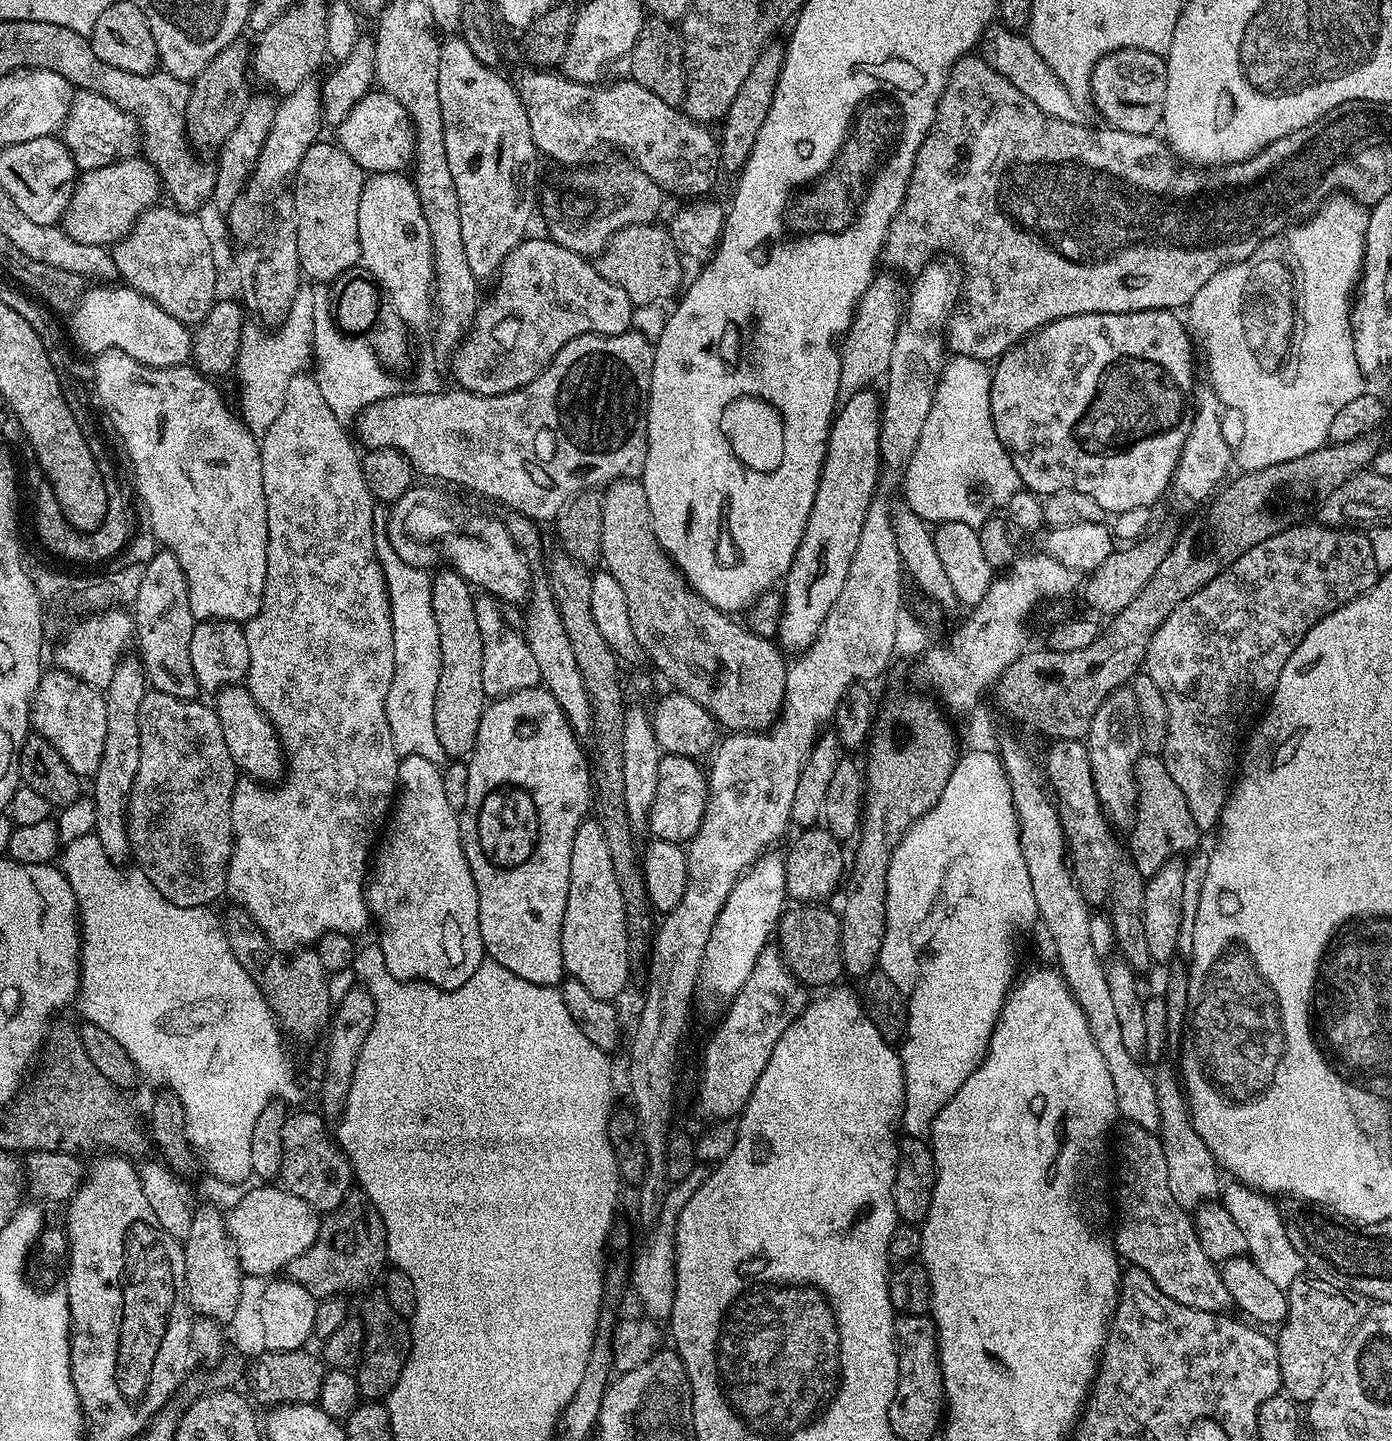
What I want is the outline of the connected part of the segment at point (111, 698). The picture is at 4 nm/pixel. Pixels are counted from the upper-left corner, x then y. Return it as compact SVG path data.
M125 659L115 668L114 676L104 689L106 702L106 741L103 746L102 762L93 779L92 797L95 802L95 830L103 852L115 864L122 864L131 857L127 825L128 795L137 776L141 757L141 727L138 712L142 698L148 691L147 677L143 665L135 659Z

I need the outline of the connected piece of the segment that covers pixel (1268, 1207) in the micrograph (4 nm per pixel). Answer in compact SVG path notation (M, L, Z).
M1237 1180L1228 1183L1223 1185L1220 1203L1237 1223L1238 1228L1242 1230L1243 1237L1246 1238L1249 1257L1262 1274L1265 1274L1270 1282L1273 1282L1274 1286L1286 1290L1294 1278L1305 1273L1306 1265L1302 1256L1291 1245L1289 1236L1285 1232L1281 1209L1276 1208L1269 1201L1271 1199L1259 1189L1247 1187Z

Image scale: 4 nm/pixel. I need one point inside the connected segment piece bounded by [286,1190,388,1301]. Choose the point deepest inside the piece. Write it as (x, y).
(350, 1246)

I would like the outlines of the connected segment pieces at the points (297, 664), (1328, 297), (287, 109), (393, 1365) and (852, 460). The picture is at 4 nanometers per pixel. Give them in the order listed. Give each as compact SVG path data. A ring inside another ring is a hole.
M301 374L290 378L282 402L282 414L274 418L270 430L259 437L262 458L262 490L266 494L266 518L268 519L268 549L266 550L266 586L264 601L255 618L243 625L246 634L246 650L250 650L250 666L246 677L248 693L266 714L274 736L280 739L286 771L275 786L265 786L251 778L237 779L230 802L232 819L232 857L228 863L227 895L232 895L233 905L245 908L254 922L276 947L277 952L295 953L305 946L315 945L327 932L341 932L355 937L370 921L368 902L364 899L366 873L370 868L370 853L374 841L389 815L398 792L398 766L394 738L390 738L390 724L386 722L386 694L394 678L394 636L390 622L388 591L384 586L384 575L376 561L376 541L372 532L372 491L366 486L366 478L360 465L362 456L344 433L345 425L334 418L334 410L326 406L322 390L318 390L315 375Z
M1337 194L1324 201L1320 210L1307 217L1303 222L1296 222L1287 230L1263 240L1242 262L1228 264L1198 294L1194 294L1192 301L1186 309L1186 324L1194 337L1195 343L1204 347L1204 356L1208 359L1208 380L1216 397L1220 399L1225 409L1233 408L1240 415L1240 424L1244 427L1244 433L1240 436L1240 445L1234 448L1235 467L1244 472L1262 470L1266 466L1274 466L1278 462L1290 462L1290 458L1302 458L1302 454L1310 454L1310 450L1318 450L1329 443L1328 431L1330 422L1334 422L1334 414L1346 406L1353 398L1358 398L1366 391L1365 373L1361 371L1358 358L1355 357L1354 332L1352 328L1352 313L1350 311L1350 297L1357 287L1361 277L1361 268L1364 265L1364 246L1367 242L1367 224L1369 209L1353 200Z
M309 79L298 86L298 90L287 93L277 103L274 122L270 126L270 134L266 134L266 142L258 154L252 173L248 175L248 182L243 190L234 198L234 202L226 209L228 228L232 236L239 242L248 242L260 228L260 219L264 216L264 207L272 200L272 195L291 181L300 168L306 150L317 143L316 136L322 129L322 105L320 103L321 85L315 84L315 79Z
M380 1290L365 1298L364 1305L358 1312L358 1319L364 1324L364 1349L360 1362L354 1369L356 1385L365 1401L380 1402L392 1393L392 1387L402 1374L402 1366L406 1366L408 1351L412 1348L410 1324L398 1314L398 1310L394 1310L394 1306L390 1306Z
M870 390L851 393L845 404L839 405L833 415L832 428L828 432L826 458L822 466L822 474L818 482L818 490L814 494L814 506L810 510L810 518L806 522L806 530L802 534L802 542L794 554L794 562L783 581L782 595L784 609L778 625L778 644L781 649L796 648L803 650L814 642L826 614L838 602L838 594L842 594L842 586L846 586L846 574L850 574L850 562L854 558L854 550L858 550L858 538L862 538L862 522L866 522L866 510L877 495L876 479L881 479L880 463L880 410L882 400Z

